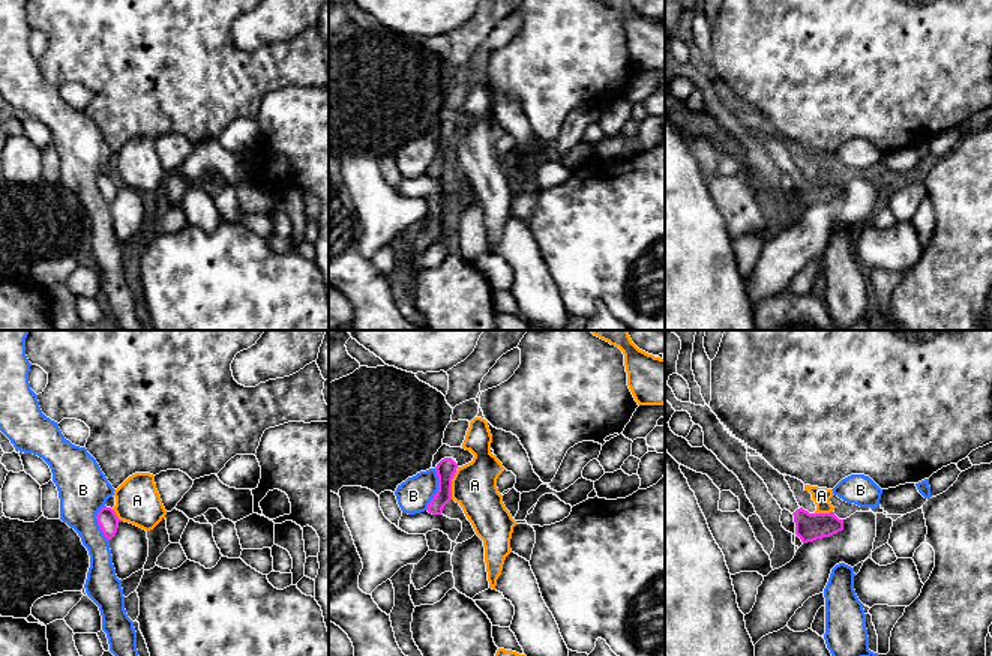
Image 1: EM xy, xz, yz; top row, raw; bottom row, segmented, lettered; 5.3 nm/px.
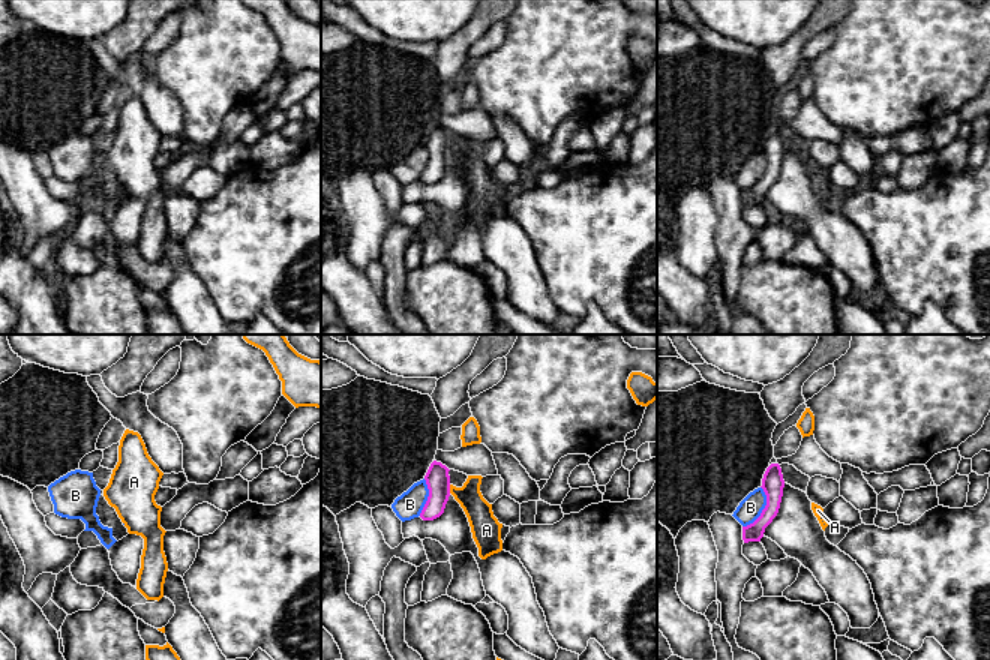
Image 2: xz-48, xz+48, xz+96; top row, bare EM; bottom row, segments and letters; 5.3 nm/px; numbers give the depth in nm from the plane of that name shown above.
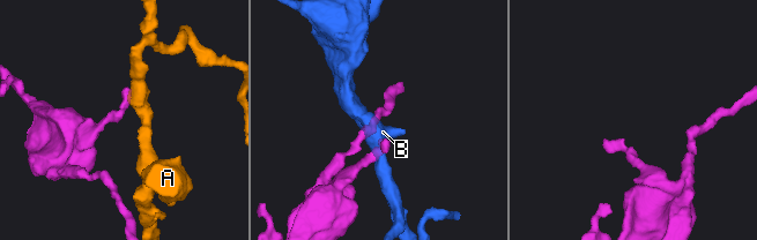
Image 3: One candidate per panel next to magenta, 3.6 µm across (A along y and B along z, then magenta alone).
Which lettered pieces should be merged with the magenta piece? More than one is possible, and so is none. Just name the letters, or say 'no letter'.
no letter

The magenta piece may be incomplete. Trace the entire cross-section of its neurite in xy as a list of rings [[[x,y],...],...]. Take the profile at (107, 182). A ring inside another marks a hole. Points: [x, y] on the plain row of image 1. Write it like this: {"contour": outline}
{"contour": [[[102,171],[96,179],[98,188],[104,197],[104,200],[111,204],[119,192],[119,182],[111,171]]]}

